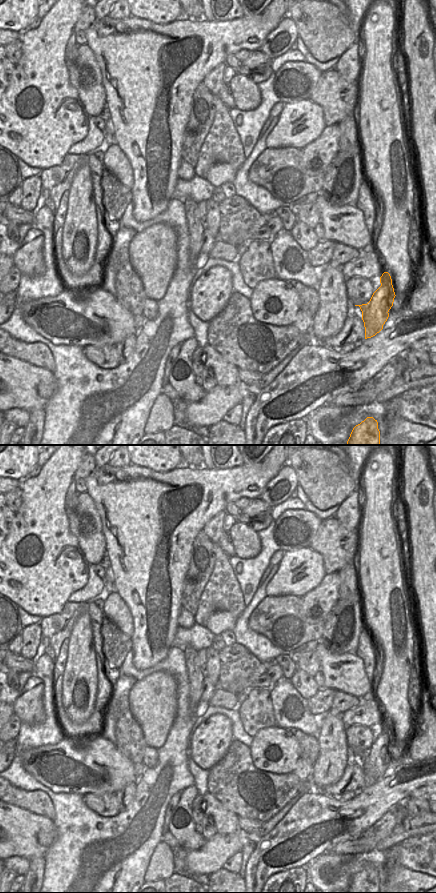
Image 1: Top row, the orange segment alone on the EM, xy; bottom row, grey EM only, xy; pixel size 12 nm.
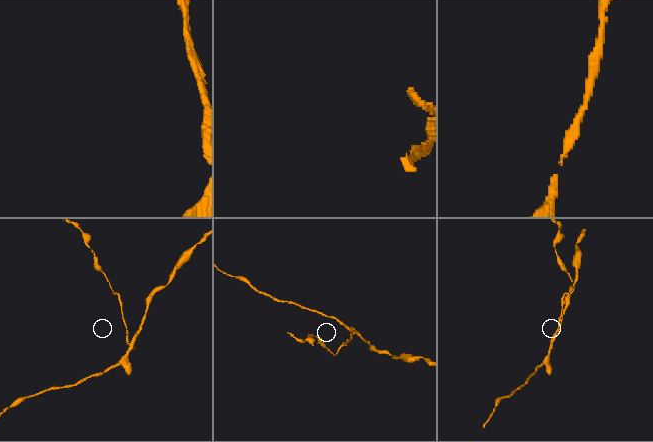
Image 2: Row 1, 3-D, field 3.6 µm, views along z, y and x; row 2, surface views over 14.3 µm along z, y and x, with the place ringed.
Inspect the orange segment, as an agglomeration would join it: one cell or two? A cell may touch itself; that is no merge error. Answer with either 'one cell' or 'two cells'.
two cells

